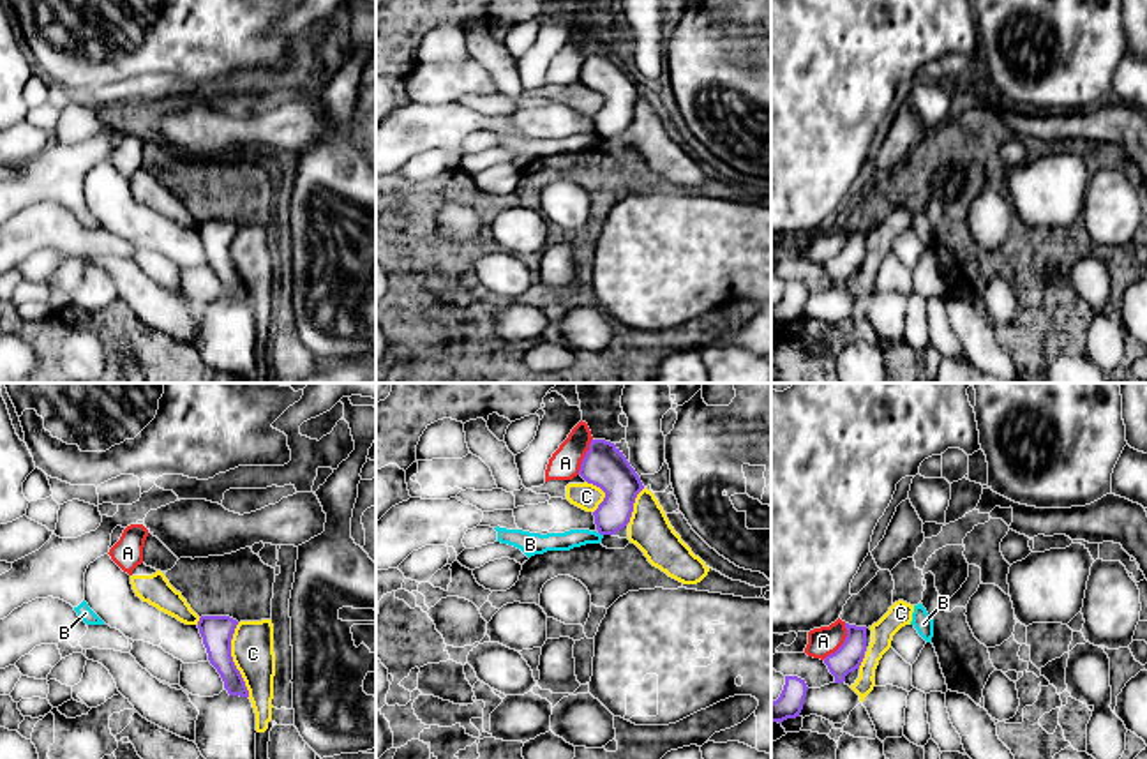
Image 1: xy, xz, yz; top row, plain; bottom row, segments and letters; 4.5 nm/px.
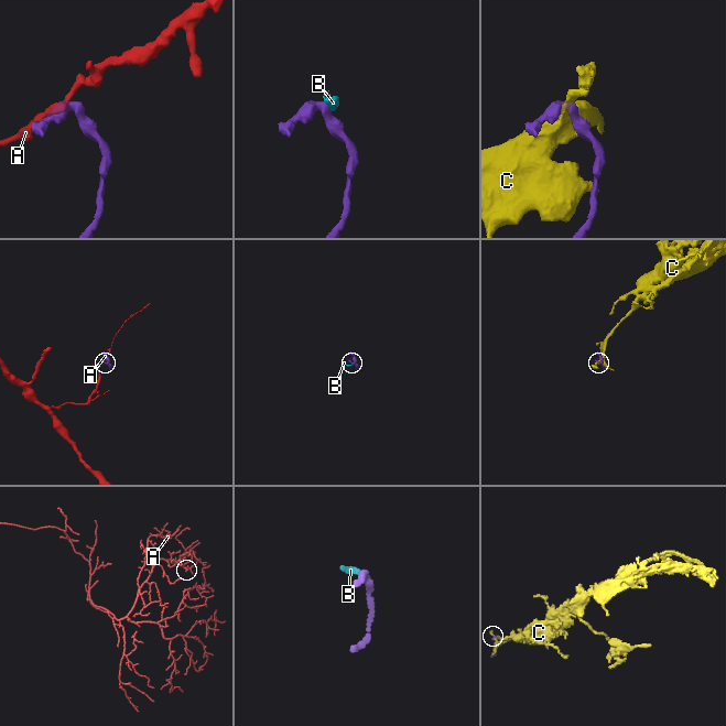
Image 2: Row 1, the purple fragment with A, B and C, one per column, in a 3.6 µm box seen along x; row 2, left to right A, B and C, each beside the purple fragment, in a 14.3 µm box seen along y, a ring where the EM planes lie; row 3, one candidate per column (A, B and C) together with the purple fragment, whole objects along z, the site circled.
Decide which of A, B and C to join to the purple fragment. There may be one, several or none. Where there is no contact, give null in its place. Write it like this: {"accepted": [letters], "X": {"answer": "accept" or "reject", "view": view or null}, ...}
{"accepted": [], "A": {"answer": "reject", "view": "yz"}, "B": {"answer": "reject", "view": "xz"}, "C": {"answer": "reject", "view": "xy"}}

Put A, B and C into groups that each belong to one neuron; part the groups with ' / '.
A / B / C

